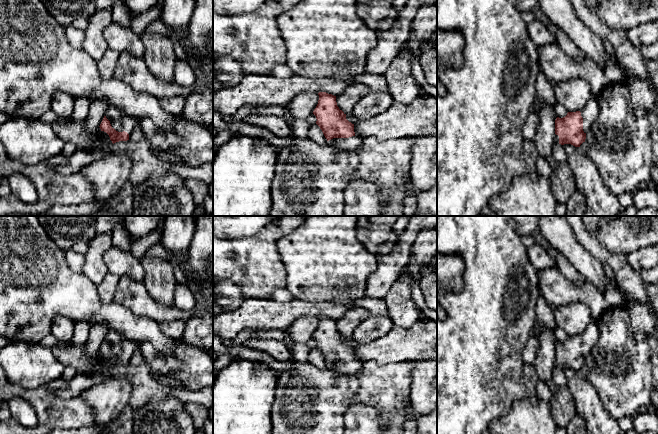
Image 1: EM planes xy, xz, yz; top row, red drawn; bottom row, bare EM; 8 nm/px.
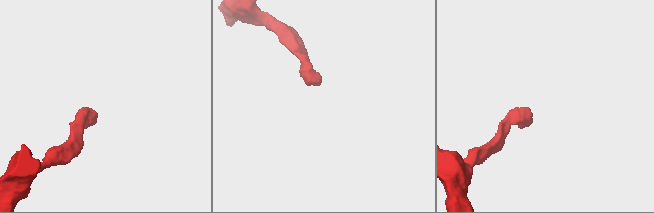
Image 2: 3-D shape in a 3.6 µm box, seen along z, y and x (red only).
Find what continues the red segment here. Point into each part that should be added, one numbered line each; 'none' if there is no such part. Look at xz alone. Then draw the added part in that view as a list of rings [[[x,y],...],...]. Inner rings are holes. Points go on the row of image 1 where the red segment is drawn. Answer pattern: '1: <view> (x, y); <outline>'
1: xz (353, 143); [[[352,136],[349,138],[333,138],[327,142],[328,145],[337,150],[355,151],[362,145],[362,138]]]

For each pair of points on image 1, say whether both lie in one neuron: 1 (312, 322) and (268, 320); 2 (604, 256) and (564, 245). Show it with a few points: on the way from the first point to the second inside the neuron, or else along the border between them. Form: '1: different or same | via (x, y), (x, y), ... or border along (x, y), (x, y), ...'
1: different | border along (317, 316), (299, 315), (289, 325)
2: different | border along (575, 234), (578, 241), (602, 263)

